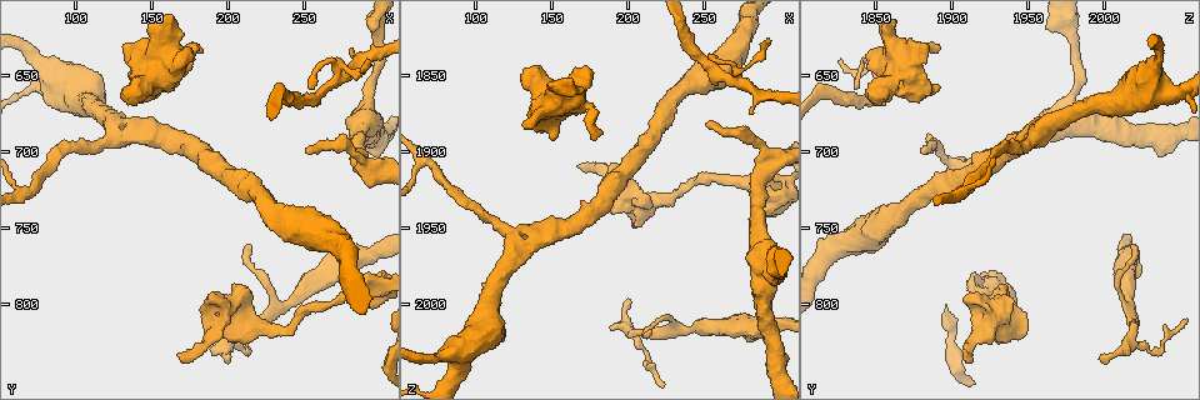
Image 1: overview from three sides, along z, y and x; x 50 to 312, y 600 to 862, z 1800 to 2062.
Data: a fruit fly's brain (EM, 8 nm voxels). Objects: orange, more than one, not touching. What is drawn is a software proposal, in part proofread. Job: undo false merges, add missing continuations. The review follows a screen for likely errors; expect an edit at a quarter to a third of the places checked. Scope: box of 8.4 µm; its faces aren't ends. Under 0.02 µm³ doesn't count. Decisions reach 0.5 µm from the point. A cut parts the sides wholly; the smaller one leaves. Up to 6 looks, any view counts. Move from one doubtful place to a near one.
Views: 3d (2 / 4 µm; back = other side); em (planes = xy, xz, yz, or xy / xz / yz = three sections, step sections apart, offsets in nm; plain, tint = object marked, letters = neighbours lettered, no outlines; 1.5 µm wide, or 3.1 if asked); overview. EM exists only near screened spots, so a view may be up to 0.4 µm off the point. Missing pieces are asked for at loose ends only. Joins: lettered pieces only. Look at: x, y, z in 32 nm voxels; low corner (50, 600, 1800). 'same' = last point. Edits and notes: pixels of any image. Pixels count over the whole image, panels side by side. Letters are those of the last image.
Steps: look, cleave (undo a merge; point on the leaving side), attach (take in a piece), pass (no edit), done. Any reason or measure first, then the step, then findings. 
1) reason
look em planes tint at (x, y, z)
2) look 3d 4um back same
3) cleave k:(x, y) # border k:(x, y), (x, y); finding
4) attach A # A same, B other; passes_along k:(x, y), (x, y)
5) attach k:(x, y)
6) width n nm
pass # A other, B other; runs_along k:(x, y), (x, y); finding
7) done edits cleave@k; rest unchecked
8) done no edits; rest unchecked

branch stops here
look 3d 2um back at (252, 700, 1880)

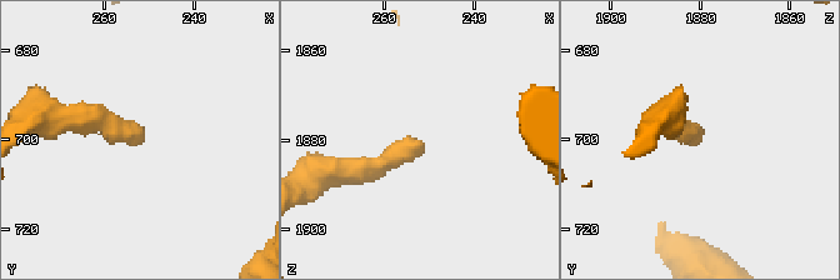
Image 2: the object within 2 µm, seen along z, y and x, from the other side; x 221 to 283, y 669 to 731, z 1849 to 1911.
look em xy step 8 letters at (253, 701, 1880)

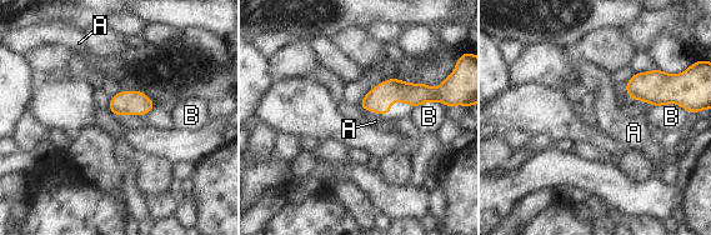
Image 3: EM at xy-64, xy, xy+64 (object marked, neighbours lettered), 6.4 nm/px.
cut it another way
look em planes letters same

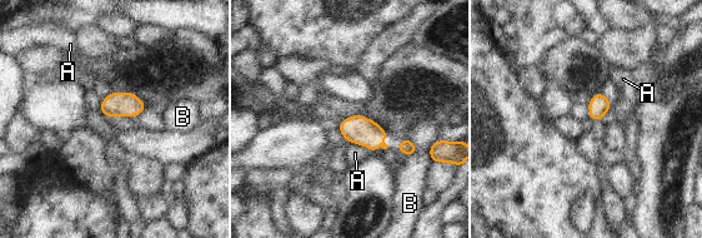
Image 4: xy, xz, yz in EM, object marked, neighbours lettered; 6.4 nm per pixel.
pass # A other, B other; border 4:(350, 140), (364, 144), (371, 152); no lettered piece goes on from it

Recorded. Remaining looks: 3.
an open end
look 3d 4um at (278, 636, 1874)

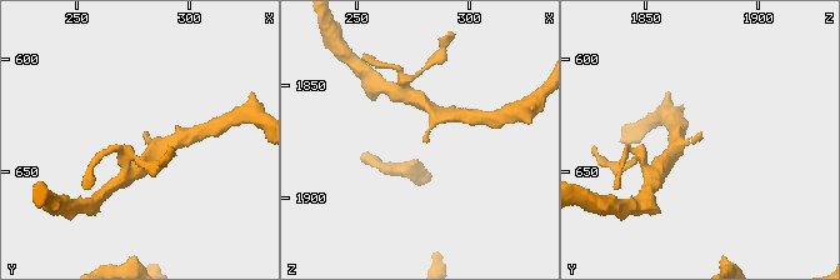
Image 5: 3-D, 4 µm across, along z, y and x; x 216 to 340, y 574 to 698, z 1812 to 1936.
look em planes letters at (279, 633, 1875)

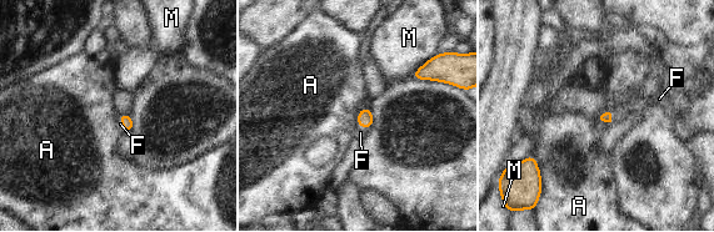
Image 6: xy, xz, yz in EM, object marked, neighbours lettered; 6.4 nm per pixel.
longest_contact F 100 nm
attach F # A other, F same, M other; passes_along 6:(365, 117), (364, 126), (360, 132); it goes on there

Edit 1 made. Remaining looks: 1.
done edits attach@6; rest unchecked

